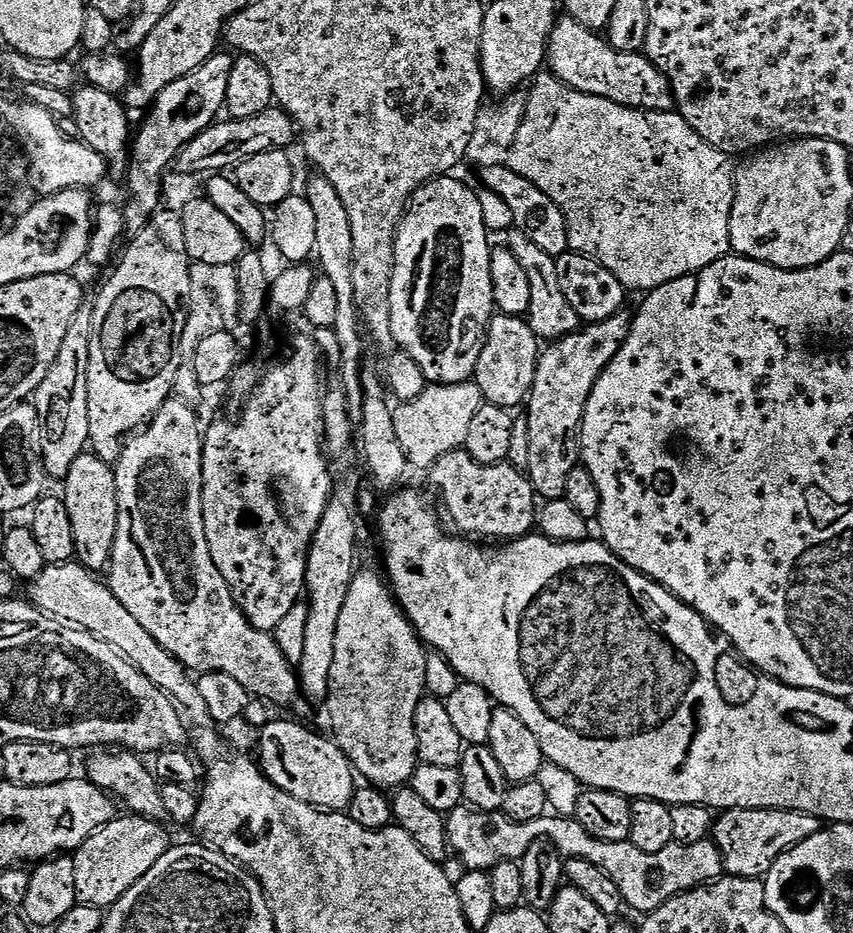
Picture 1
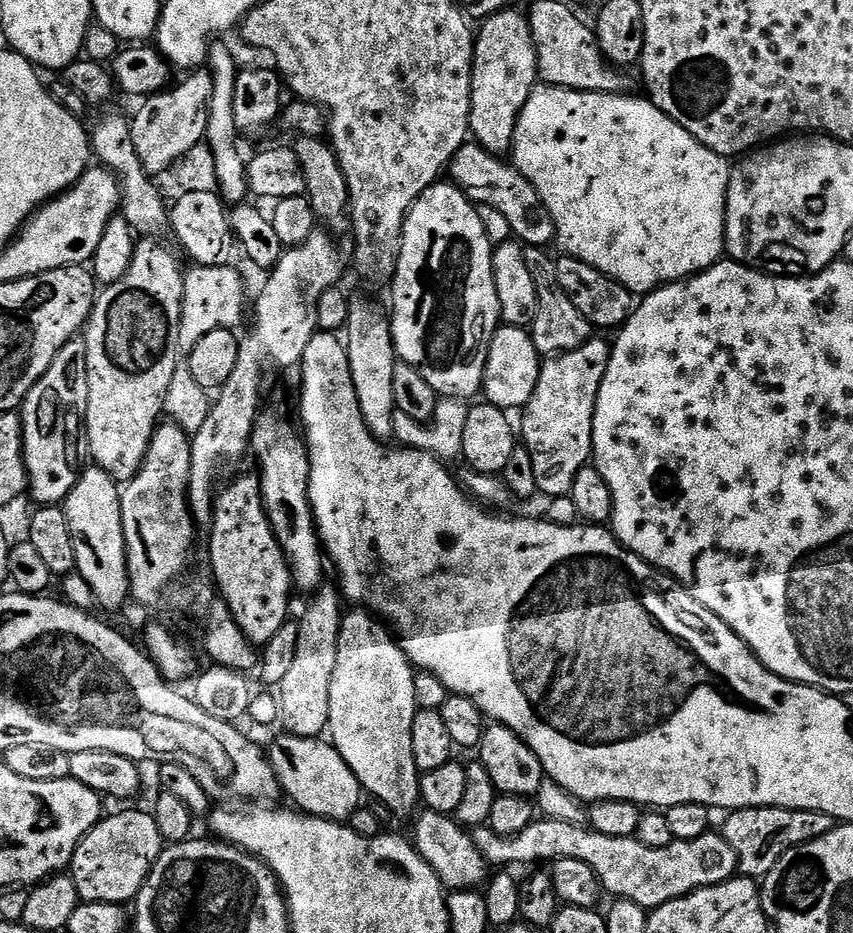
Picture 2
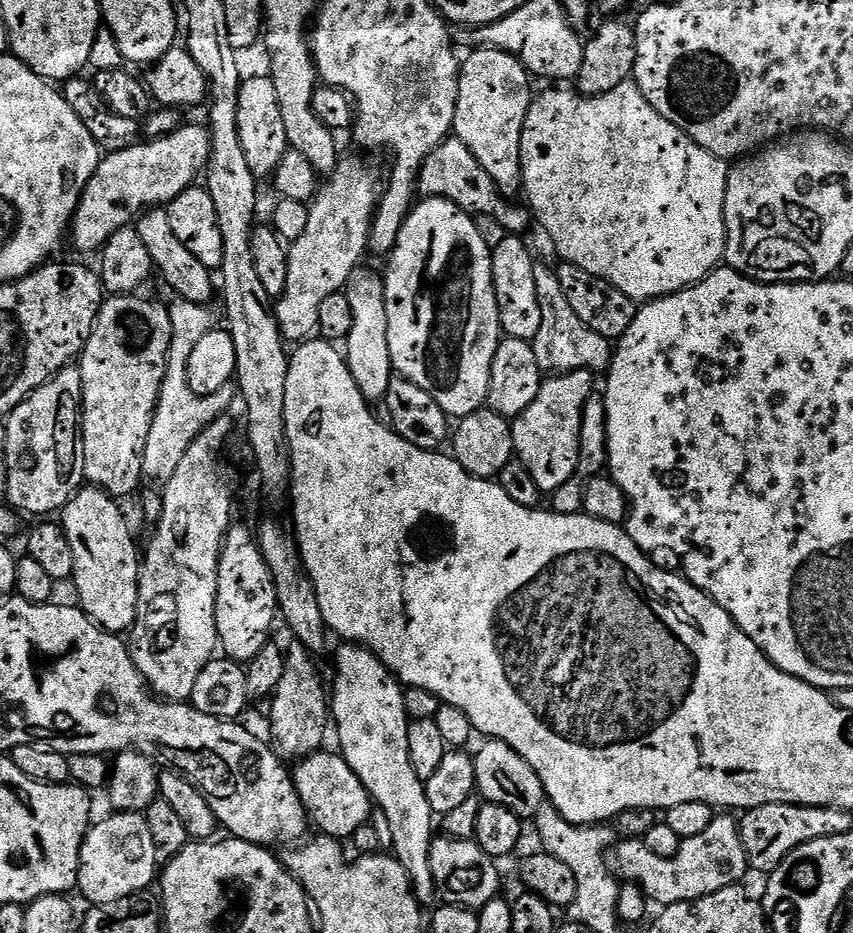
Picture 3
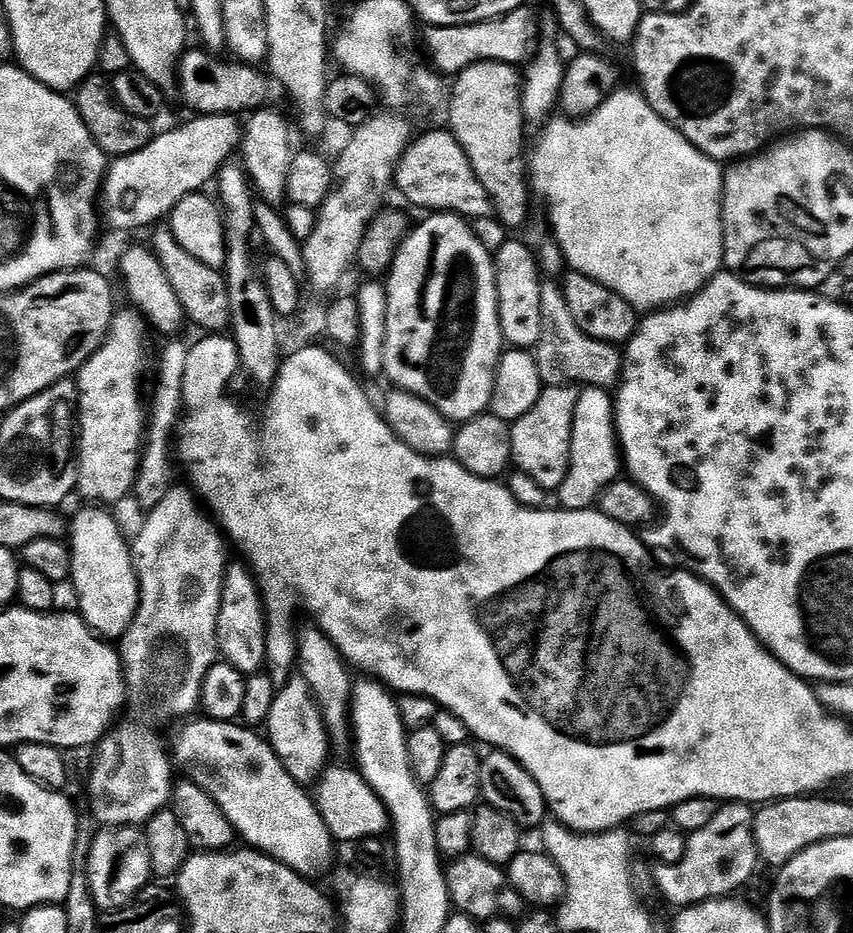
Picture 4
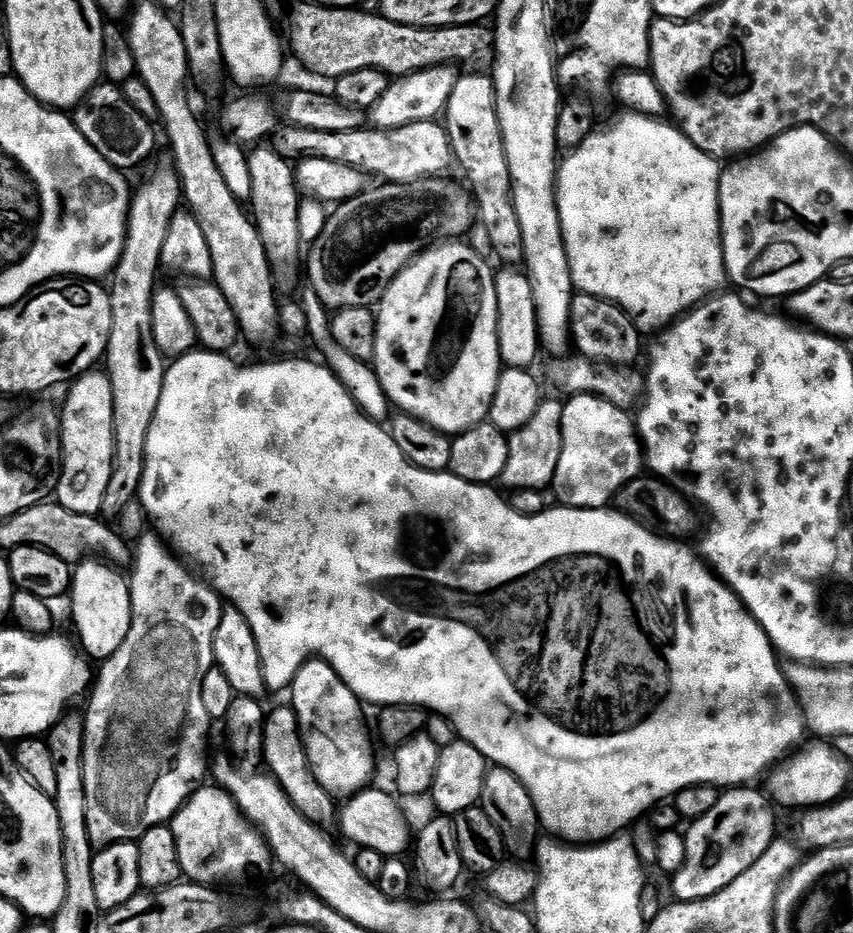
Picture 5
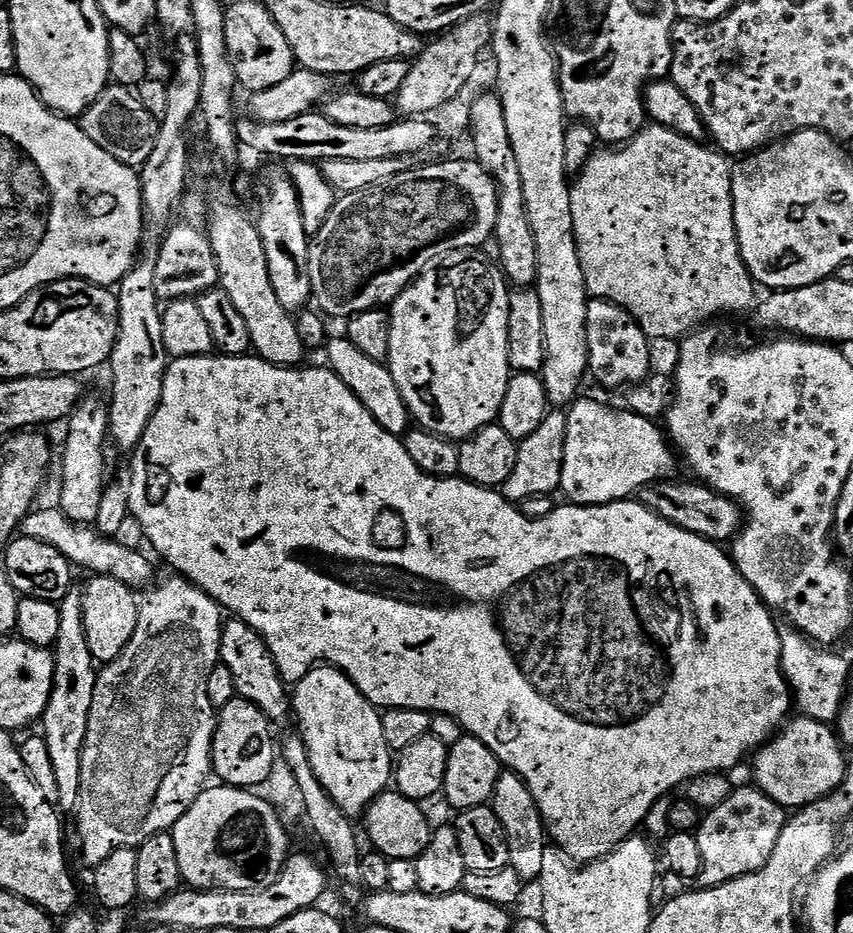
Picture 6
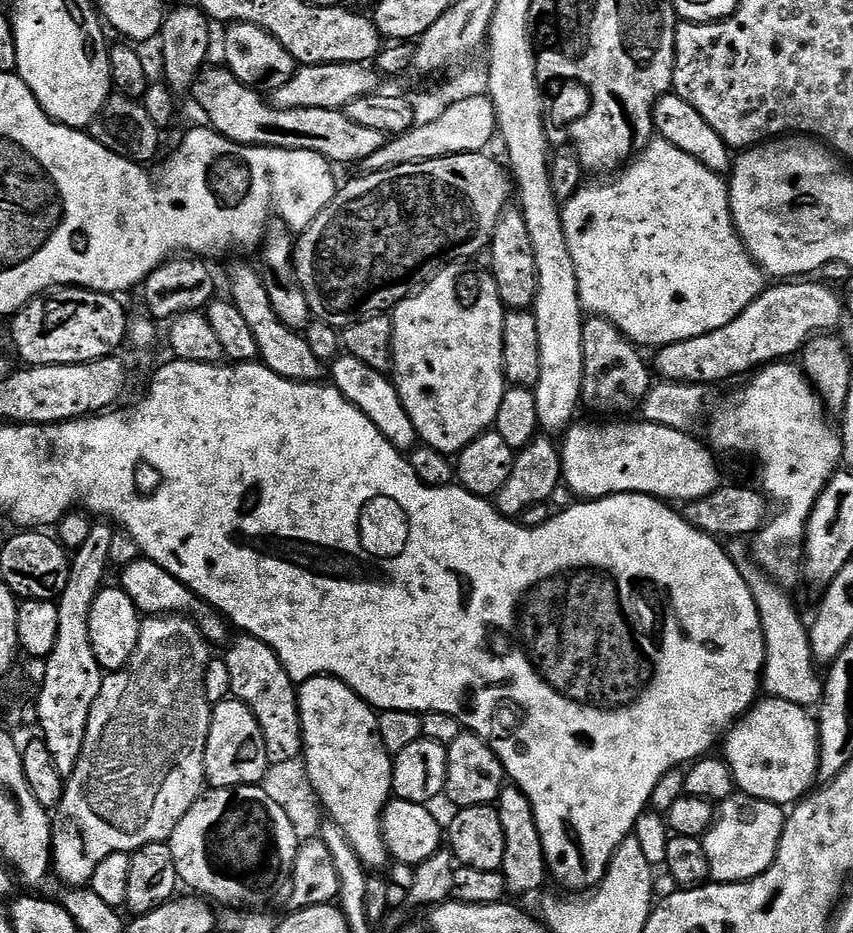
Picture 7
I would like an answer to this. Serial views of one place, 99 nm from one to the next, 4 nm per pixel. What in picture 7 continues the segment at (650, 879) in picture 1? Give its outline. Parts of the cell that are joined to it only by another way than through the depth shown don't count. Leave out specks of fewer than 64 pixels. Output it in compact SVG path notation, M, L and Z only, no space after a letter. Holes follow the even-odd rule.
M733 794L729 800L719 801L712 826L702 837L709 877L717 884L741 884L743 880L753 880L755 876L763 874L770 861L776 856L776 848L780 845L785 819L786 812L781 805L762 801L756 797Z

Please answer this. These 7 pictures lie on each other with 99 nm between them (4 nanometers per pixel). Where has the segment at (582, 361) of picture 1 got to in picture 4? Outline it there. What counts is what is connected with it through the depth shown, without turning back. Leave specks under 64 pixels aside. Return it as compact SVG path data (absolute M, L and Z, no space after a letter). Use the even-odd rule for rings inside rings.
M548 386L541 392L538 402L534 402L534 406L526 414L522 414L522 418L518 418L511 425L512 429L512 464L517 469L526 474L530 474L530 478L534 478L534 482L538 482L538 486L542 486L546 490L555 490L562 486L562 478L566 476L568 462L570 460L570 442L572 441L572 422L574 420L574 410L578 404L581 389L576 386Z

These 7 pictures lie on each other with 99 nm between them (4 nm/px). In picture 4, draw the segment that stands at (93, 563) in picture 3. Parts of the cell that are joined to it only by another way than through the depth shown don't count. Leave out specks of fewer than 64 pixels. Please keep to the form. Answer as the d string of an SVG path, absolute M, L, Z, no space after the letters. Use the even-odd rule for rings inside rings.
M84 506L80 513L77 514L73 520L70 520L70 536L72 532L72 540L70 539L70 547L72 549L72 574L70 577L70 584L76 587L76 596L80 599L80 608L78 607L79 615L83 616L85 624L101 638L112 638L108 636L116 636L115 638L123 637L124 633L127 632L128 627L132 624L132 619L136 616L136 611L140 605L140 582L136 579L136 568L132 565L132 550L129 541L123 540L120 537L120 528L116 525L116 520L111 516L111 511L105 510L100 506Z

